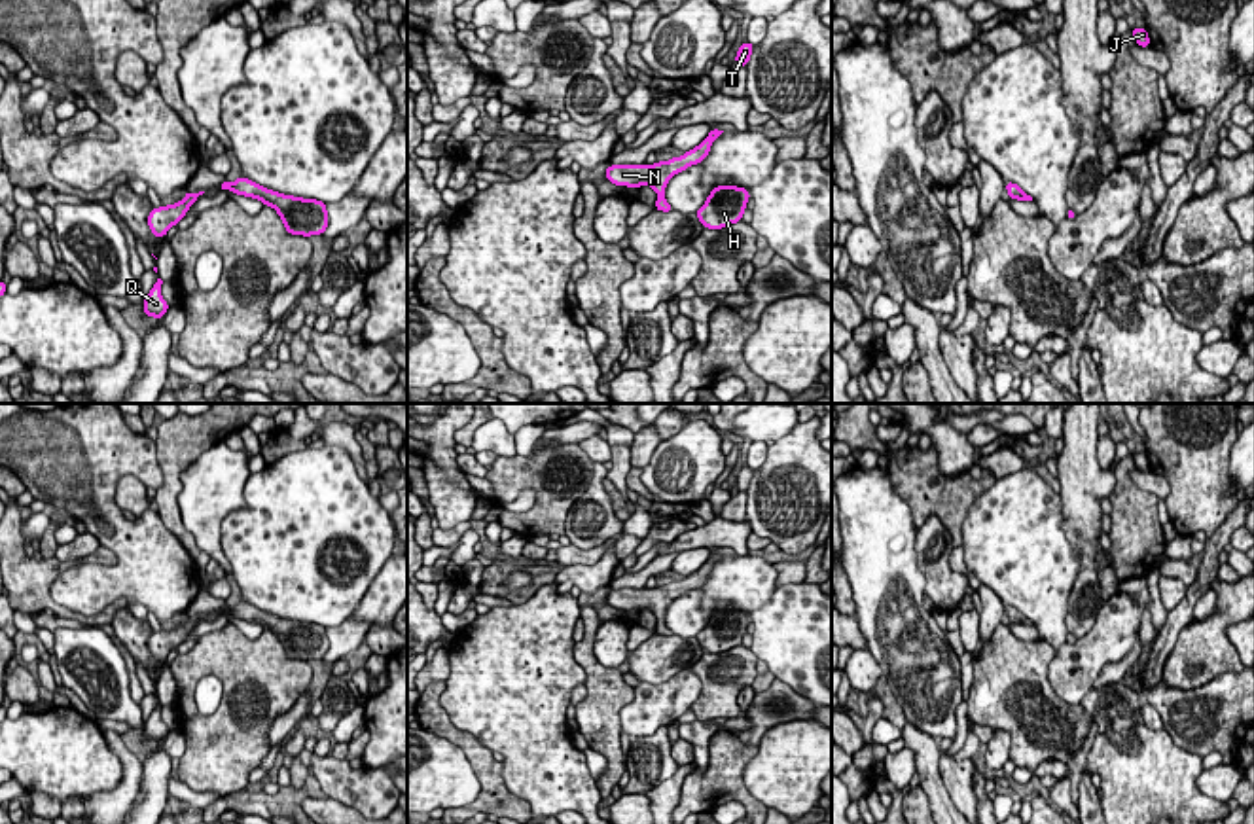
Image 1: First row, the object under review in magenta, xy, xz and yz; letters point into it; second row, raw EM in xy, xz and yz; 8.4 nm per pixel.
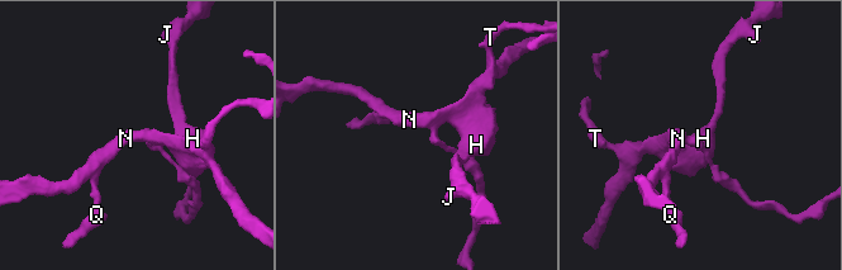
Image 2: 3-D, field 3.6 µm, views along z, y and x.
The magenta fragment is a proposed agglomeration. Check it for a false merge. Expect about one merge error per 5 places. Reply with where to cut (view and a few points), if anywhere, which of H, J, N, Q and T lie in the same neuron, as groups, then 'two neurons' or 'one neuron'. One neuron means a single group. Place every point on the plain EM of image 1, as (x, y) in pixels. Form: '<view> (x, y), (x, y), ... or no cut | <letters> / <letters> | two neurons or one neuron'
no cut | H J N Q T | one neuron

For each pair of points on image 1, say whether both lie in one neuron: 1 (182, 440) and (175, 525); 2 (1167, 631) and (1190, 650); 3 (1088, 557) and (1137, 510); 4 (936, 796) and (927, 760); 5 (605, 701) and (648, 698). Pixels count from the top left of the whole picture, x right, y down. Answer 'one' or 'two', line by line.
1: one
2: two
3: two
4: one
5: two

